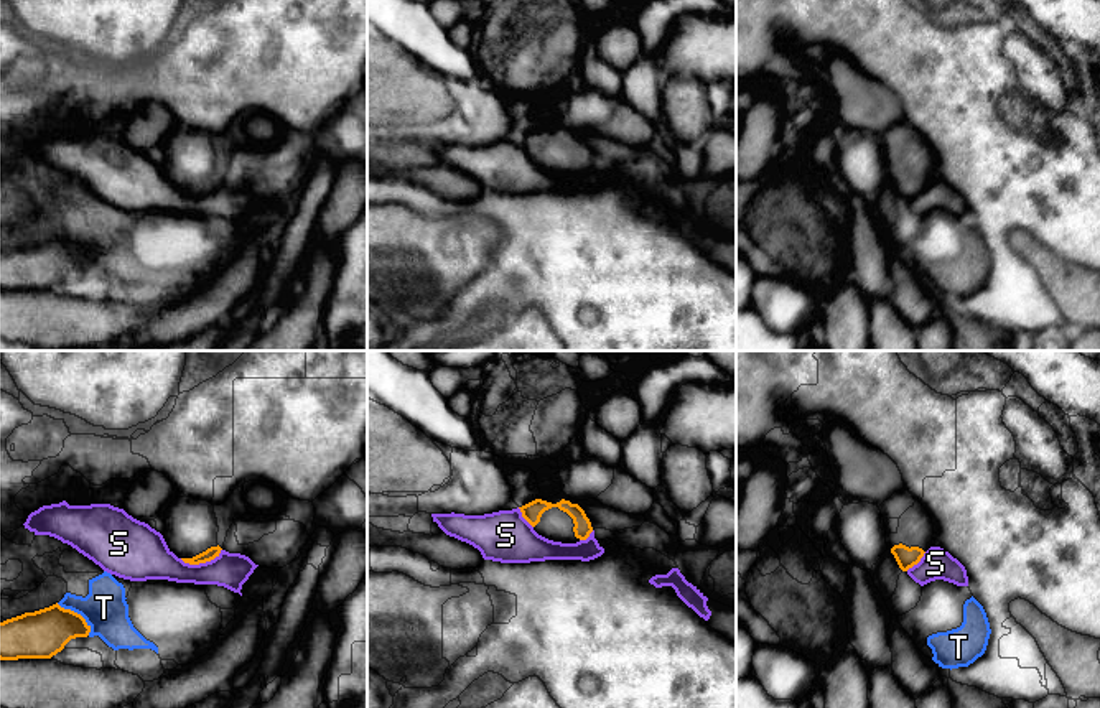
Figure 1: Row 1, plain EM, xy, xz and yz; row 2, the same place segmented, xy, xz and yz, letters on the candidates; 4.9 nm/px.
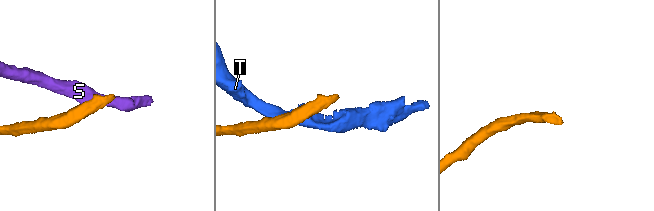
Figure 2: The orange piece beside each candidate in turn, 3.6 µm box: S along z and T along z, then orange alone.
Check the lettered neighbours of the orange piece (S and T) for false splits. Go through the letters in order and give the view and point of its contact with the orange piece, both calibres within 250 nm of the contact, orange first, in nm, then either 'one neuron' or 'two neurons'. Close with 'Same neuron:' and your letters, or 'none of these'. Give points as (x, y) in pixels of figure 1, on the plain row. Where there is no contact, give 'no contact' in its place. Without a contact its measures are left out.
S: contact xy (201, 193); calibres 60 and 200 nm; two neurons
T: contact xy (76, 244); calibres 240 and 220 nm; two neurons
Same neuron: none of these

